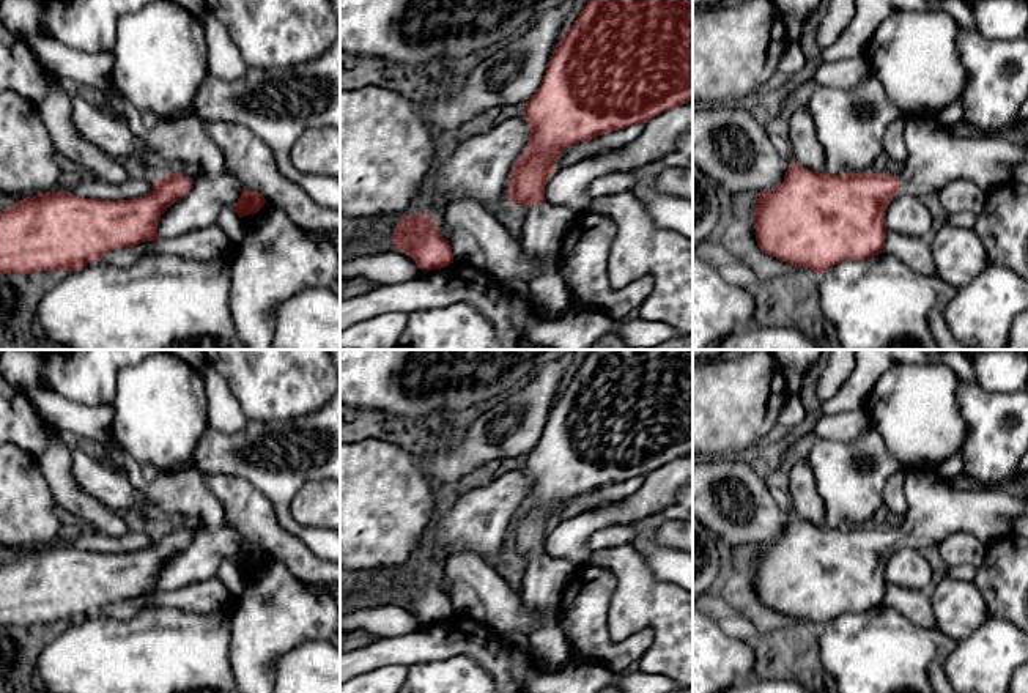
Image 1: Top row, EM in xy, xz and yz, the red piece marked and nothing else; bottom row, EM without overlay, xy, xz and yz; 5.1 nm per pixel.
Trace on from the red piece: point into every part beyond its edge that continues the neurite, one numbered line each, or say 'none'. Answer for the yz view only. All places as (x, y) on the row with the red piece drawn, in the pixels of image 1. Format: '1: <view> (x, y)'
1: yz (934, 158)

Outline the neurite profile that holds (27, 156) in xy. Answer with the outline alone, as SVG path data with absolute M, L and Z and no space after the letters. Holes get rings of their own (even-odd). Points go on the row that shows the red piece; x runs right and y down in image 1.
M0 91L0 192L9 195L52 192L68 180L55 162L55 153L38 107L16 91Z

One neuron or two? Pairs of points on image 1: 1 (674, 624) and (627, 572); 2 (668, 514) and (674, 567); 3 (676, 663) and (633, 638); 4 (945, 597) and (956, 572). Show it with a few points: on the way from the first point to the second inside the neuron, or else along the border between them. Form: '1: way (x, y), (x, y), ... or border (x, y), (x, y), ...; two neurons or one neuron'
1: way (663, 611), (636, 585); one neuron
2: way (654, 525), (650, 528), (650, 544), (660, 553); one neuron
3: border (650, 626), (654, 641), (633, 667); two neurons
4: border (948, 575), (972, 583); two neurons

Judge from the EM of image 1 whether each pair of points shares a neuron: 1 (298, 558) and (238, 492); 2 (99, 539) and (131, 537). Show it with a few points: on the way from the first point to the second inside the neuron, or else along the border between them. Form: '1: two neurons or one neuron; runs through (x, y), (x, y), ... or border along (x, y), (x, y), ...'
1: one neuron; runs through (282, 542), (247, 507)
2: one neuron; runs through (107, 542), (123, 542)

